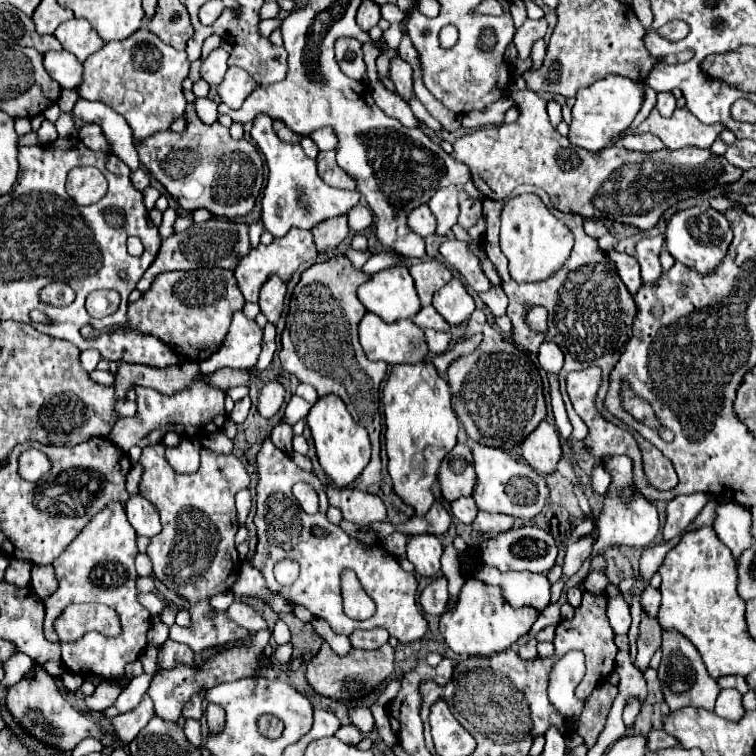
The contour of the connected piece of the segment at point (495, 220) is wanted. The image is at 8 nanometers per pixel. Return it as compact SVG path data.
M485 200L483 202L483 214L487 218L487 232L485 232L485 240L483 240L483 250L503 278L503 290L509 298L507 316L511 318L515 332L533 332L529 328L527 320L525 320L525 316L531 308L543 306L549 312L547 332L535 332L529 340L533 344L539 344L539 340L553 340L563 350L564 364L561 368L561 374L559 374L559 382L561 382L561 394L563 394L567 415L571 424L573 424L571 438L583 440L583 422L575 414L575 410L569 402L569 396L565 392L565 376L573 370L587 368L589 364L585 364L585 362L595 362L602 370L602 384L596 396L597 409L600 410L606 420L627 428L623 422L607 412L604 400L609 386L609 370L617 364L617 358L621 356L621 350L625 350L625 342L629 340L629 330L631 330L633 318L637 314L633 296L629 294L629 290L625 290L625 284L621 282L621 278L617 278L617 272L613 270L613 264L605 258L605 252L597 246L597 240L593 240L591 236L585 234L583 218L577 216L577 214L561 214L559 210L553 210L553 208L549 208L549 210L569 226L569 230L575 238L575 246L571 250L571 256L547 280L517 284L509 276L507 258L501 254L501 248L499 248L501 210L503 210L503 200Z

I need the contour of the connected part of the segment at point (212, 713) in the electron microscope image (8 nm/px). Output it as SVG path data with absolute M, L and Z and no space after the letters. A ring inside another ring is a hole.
M209 704L207 706L207 724L209 724L209 734L219 734L225 726L225 711L217 704Z

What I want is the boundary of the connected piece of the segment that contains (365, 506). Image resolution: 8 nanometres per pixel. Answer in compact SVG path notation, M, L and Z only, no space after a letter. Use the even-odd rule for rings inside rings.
M327 488L327 498L331 506L343 512L345 520L359 526L371 526L373 522L383 522L387 516L383 500L359 488L345 488L345 490Z

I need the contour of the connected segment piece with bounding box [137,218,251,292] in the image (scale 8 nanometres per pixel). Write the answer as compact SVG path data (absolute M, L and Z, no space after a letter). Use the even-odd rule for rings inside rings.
M217 218L217 220L203 222L203 224L193 224L185 232L171 234L167 240L163 240L155 262L149 266L149 270L139 280L137 290L147 292L157 274L171 272L171 270L193 270L193 268L205 268L205 266L235 270L239 258L243 258L251 250L247 230L249 230L247 224L237 224L237 222Z

